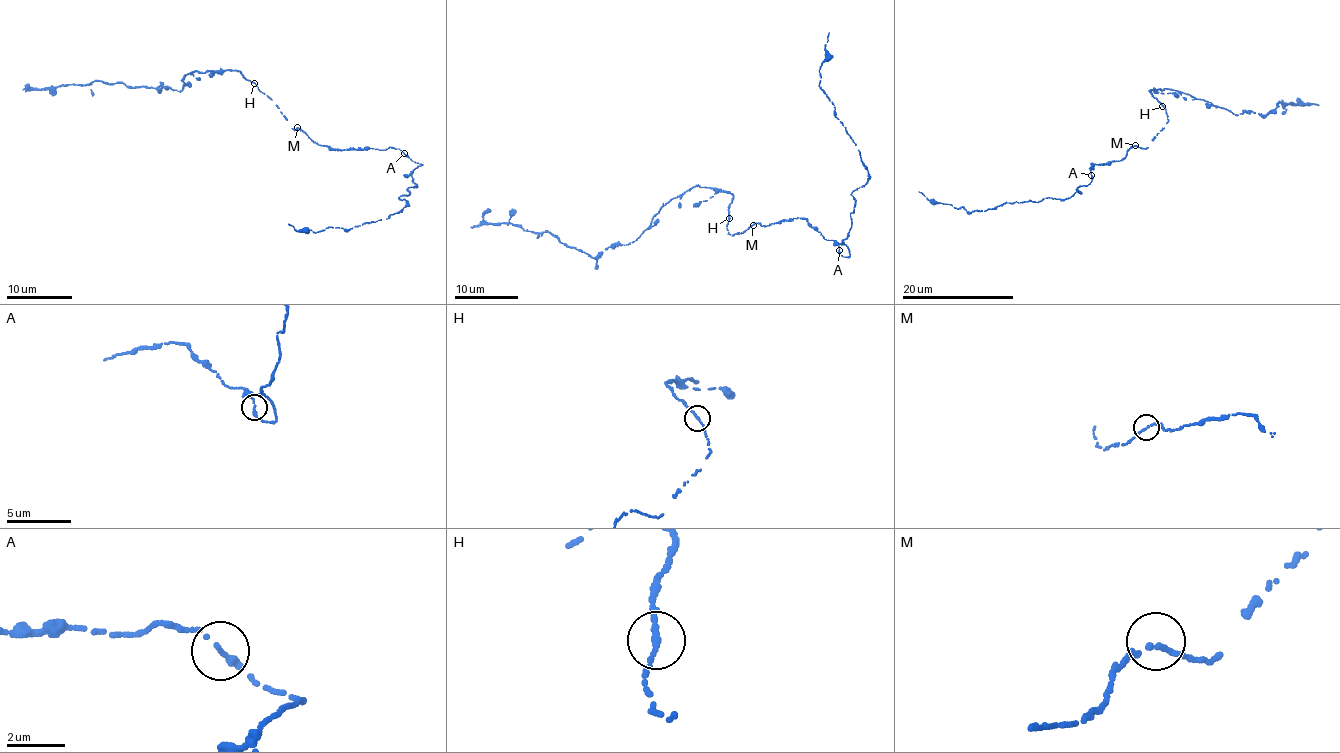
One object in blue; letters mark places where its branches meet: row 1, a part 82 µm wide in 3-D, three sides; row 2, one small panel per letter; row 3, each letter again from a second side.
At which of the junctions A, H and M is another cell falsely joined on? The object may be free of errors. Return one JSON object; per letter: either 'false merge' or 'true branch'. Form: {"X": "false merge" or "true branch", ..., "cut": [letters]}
{"A": "true branch", "H": "true branch", "M": "true branch", "cut": []}

